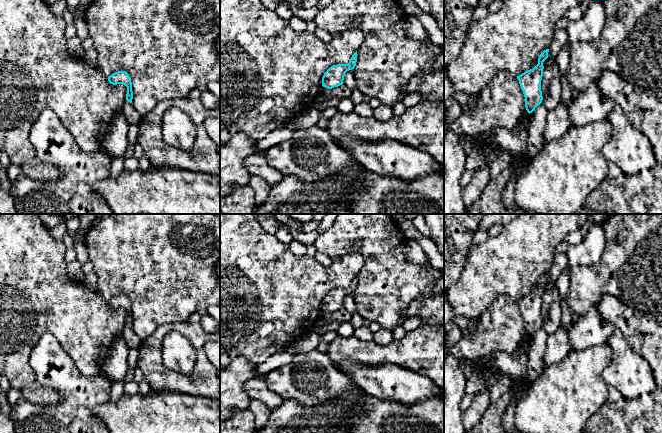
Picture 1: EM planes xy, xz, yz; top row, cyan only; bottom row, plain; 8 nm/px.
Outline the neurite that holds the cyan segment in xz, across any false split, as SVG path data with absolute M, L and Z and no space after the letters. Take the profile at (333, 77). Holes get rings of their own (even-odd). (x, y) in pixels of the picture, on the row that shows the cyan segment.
M357 51L352 55L348 64L337 64L331 66L322 77L322 86L328 89L343 84L345 73L355 68L357 62Z

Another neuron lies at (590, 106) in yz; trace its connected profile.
M595 82L574 98L568 107L571 125L584 126L607 119L615 103L605 97Z

